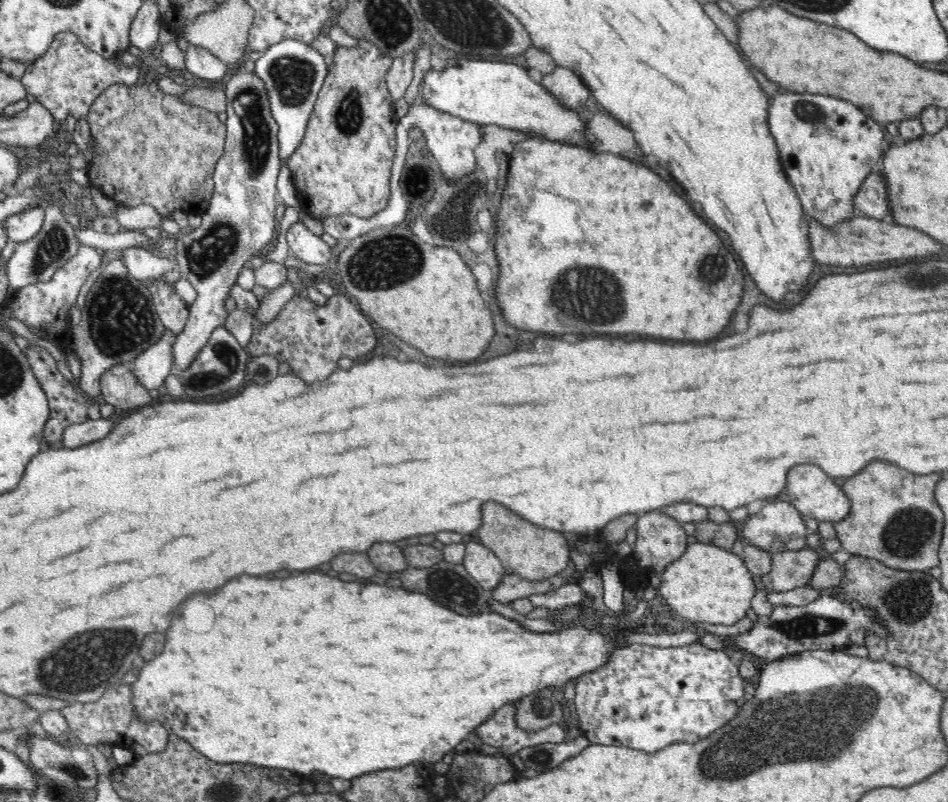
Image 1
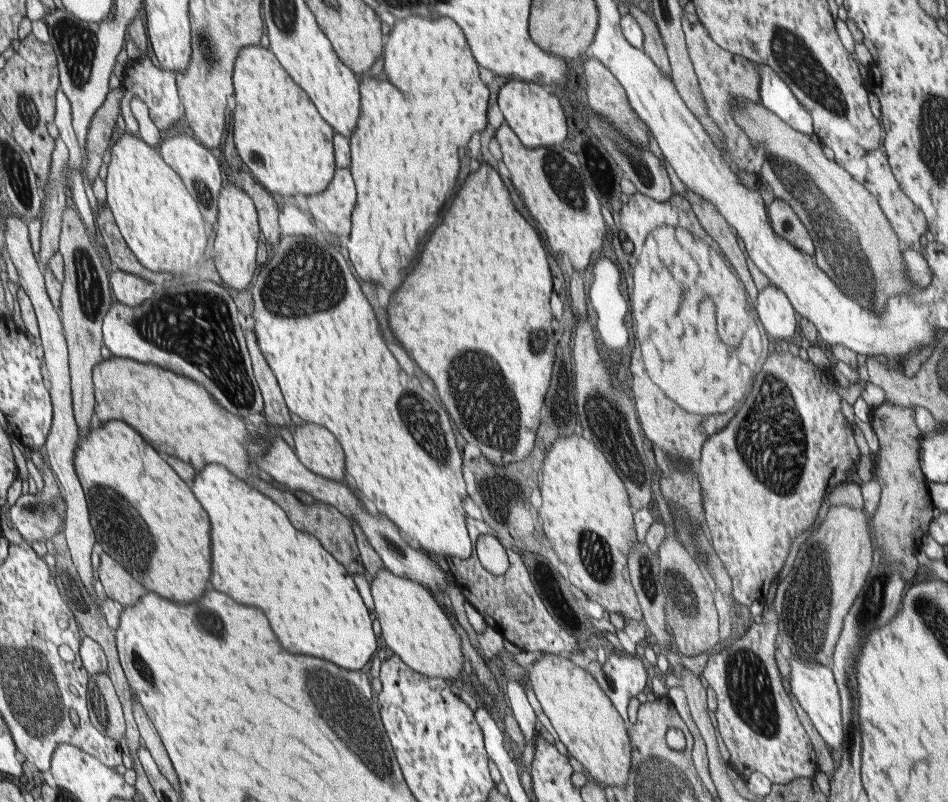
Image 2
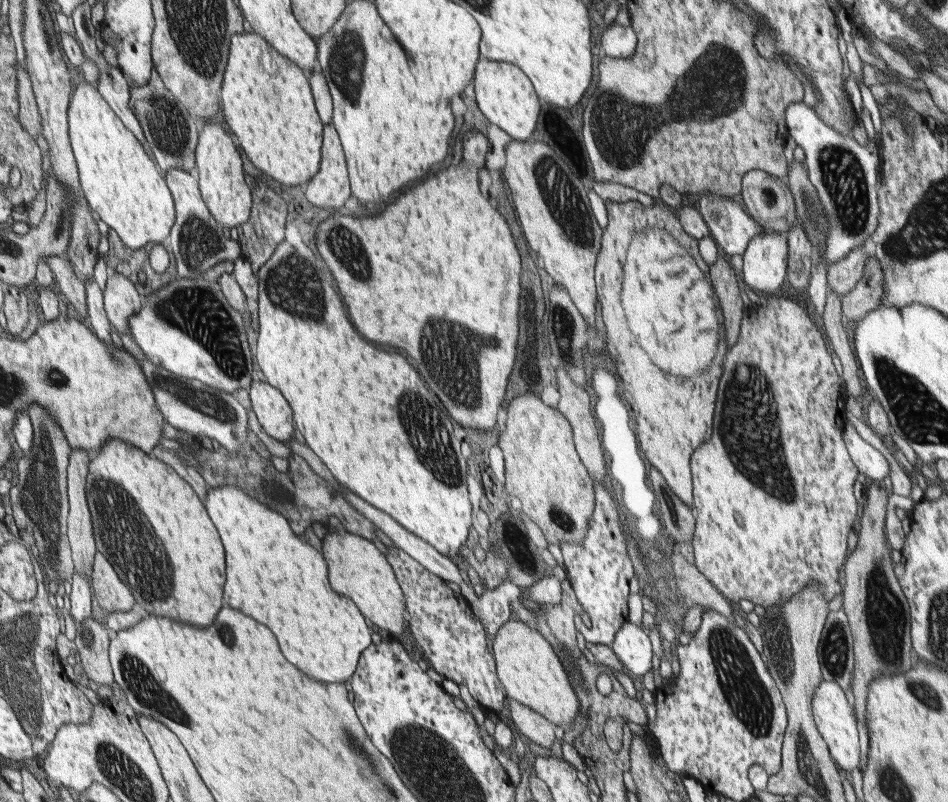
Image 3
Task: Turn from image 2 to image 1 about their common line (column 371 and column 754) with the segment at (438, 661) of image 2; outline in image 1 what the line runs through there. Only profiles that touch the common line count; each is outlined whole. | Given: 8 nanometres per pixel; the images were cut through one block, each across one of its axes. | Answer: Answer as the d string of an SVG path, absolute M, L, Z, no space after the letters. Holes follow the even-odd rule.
M700 542L688 546L686 554L682 554L678 562L672 562L660 578L658 590L674 612L702 626L736 626L742 618L750 616L758 592L754 576L742 558L734 552Z

